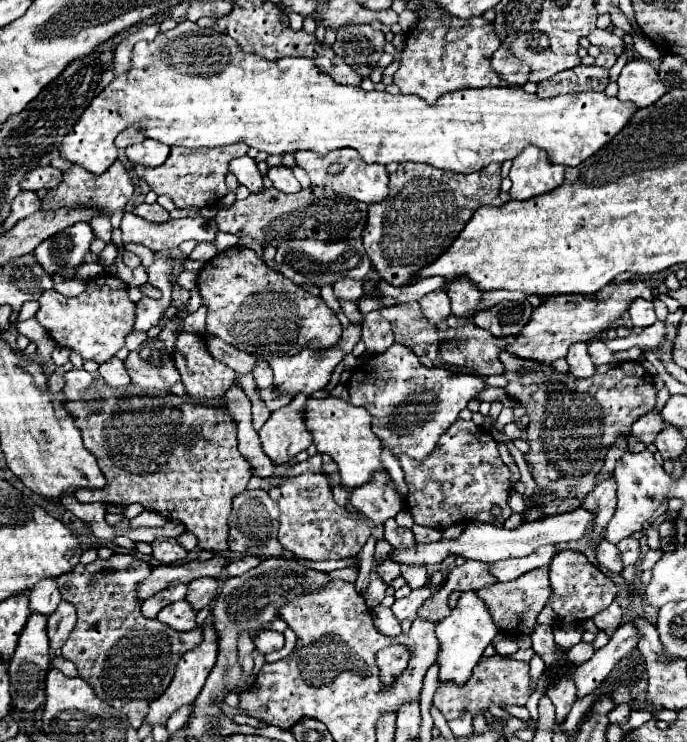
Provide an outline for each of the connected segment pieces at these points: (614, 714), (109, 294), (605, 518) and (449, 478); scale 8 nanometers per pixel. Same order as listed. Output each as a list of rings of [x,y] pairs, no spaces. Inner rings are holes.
[[[627,703],[617,705],[609,714],[608,718],[611,724],[620,725],[627,721],[631,713],[631,707]]]
[[[98,275],[92,281],[86,283],[86,289],[78,297],[64,297],[56,291],[46,291],[40,295],[40,311],[36,313],[36,319],[40,325],[50,333],[50,337],[72,351],[78,351],[84,359],[94,359],[96,363],[108,361],[118,349],[124,347],[126,336],[134,330],[134,319],[136,319],[136,303],[128,297],[128,285],[118,279],[116,275]]]
[[[614,477],[596,485],[594,491],[582,501],[582,507],[590,509],[590,513],[594,515],[594,527],[592,527],[590,541],[592,541],[592,547],[596,549],[600,539],[604,539],[606,525],[612,519],[614,509],[616,509],[616,481],[614,481]]]
[[[458,419],[452,423],[448,433],[440,437],[432,455],[428,455],[424,461],[416,463],[416,459],[404,455],[400,455],[398,461],[408,485],[406,507],[418,525],[442,531],[450,525],[468,523],[472,519],[484,523],[500,523],[512,515],[508,507],[510,471],[502,463],[498,445],[490,431],[478,427],[474,421]],[[494,505],[502,509],[500,517],[492,515]]]

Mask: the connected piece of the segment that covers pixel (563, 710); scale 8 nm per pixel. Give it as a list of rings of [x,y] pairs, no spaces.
[[[574,679],[554,681],[550,685],[550,689],[546,689],[546,695],[550,697],[552,705],[556,707],[556,725],[560,725],[560,721],[564,721],[564,717],[568,715],[568,709],[572,707],[572,701],[576,701]]]

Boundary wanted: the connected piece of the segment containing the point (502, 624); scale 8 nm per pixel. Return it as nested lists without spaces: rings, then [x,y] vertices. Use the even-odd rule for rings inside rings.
[[[540,567],[532,573],[524,573],[514,581],[496,583],[478,591],[478,597],[488,605],[488,611],[492,613],[492,621],[496,623],[496,627],[510,635],[532,635],[532,629],[536,627],[536,617],[550,595],[552,589],[548,579],[548,567]]]

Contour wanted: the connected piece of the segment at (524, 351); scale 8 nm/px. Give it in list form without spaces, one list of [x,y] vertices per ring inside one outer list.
[[[628,281],[628,283],[620,283],[620,285],[610,283],[604,289],[600,289],[600,293],[596,297],[564,297],[564,295],[548,297],[540,307],[534,309],[532,319],[522,329],[520,337],[512,345],[508,345],[506,351],[512,353],[514,357],[534,359],[538,363],[554,363],[556,359],[566,357],[568,347],[572,343],[594,341],[600,333],[610,329],[612,323],[622,317],[622,313],[630,307],[630,303],[636,297],[652,301],[654,293],[652,293],[650,285],[644,281],[640,281],[640,283]]]

